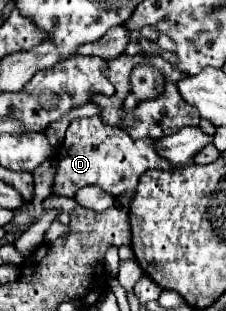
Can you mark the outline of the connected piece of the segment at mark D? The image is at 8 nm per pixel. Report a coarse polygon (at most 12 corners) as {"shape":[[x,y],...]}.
{"shape":[[99,116],[73,120],[53,194],[99,186],[117,198],[145,170],[173,168],[153,140]]}

